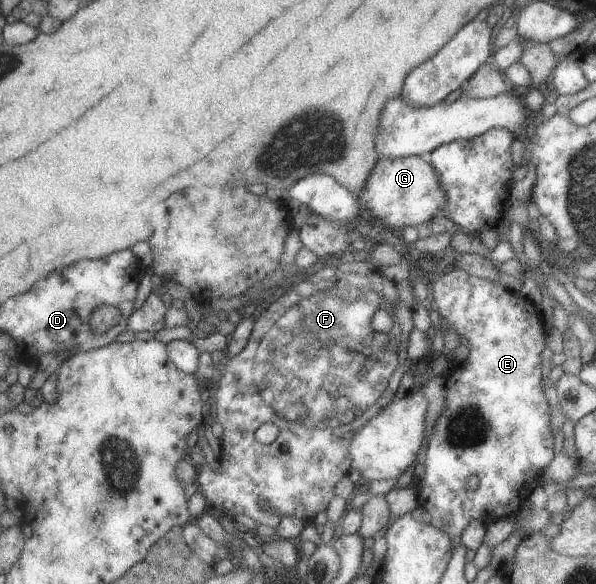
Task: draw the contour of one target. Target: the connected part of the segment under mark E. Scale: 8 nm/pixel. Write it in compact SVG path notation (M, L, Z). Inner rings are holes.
M452 266L450 272L440 276L432 284L432 304L443 323L448 323L448 328L459 335L464 336L467 341L467 348L469 353L464 362L452 364L445 377L446 394L444 408L439 412L439 417L435 420L432 428L432 433L426 438L426 445L421 455L421 461L425 468L424 476L418 481L414 481L415 489L417 491L417 499L420 507L424 508L431 516L430 524L435 526L438 530L445 532L451 540L452 546L460 543L459 536L462 529L471 520L482 520L484 524L497 518L514 515L519 511L521 502L528 498L528 494L534 487L539 484L541 470L550 462L553 457L552 443L553 437L550 434L550 406L545 395L540 392L540 379L542 378L541 365L540 365L540 352L546 344L546 331L543 326L543 319L541 311L537 304L526 300L517 292L505 289L500 283L492 282L486 279L475 277L474 275L464 272L457 266ZM468 476L476 476L479 479L479 485L476 488L466 487L466 478Z

